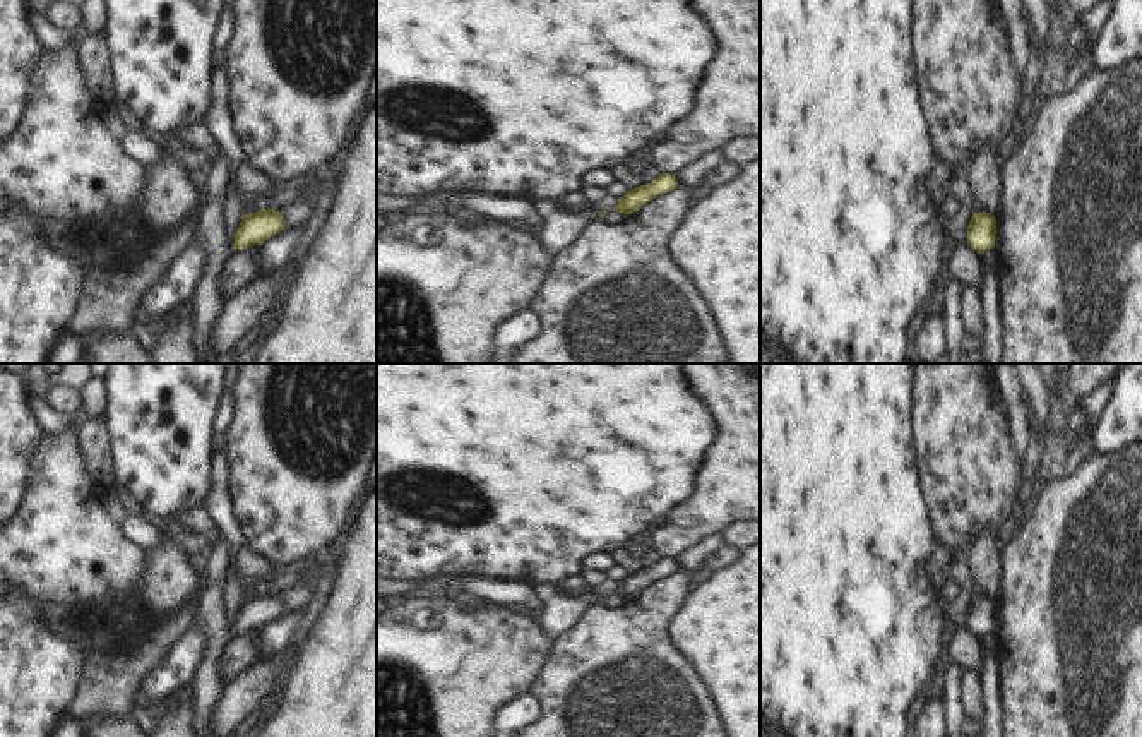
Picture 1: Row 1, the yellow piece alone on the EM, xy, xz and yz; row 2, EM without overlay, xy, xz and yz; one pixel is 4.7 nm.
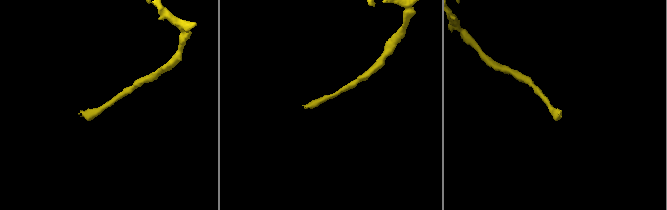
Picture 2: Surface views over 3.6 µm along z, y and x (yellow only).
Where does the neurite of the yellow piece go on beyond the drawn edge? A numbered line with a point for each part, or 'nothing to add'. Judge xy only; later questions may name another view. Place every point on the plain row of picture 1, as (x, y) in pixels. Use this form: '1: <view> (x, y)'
nothing to add

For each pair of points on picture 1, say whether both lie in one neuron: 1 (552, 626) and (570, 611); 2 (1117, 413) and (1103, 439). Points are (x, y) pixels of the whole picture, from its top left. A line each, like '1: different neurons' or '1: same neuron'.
1: same neuron
2: same neuron

